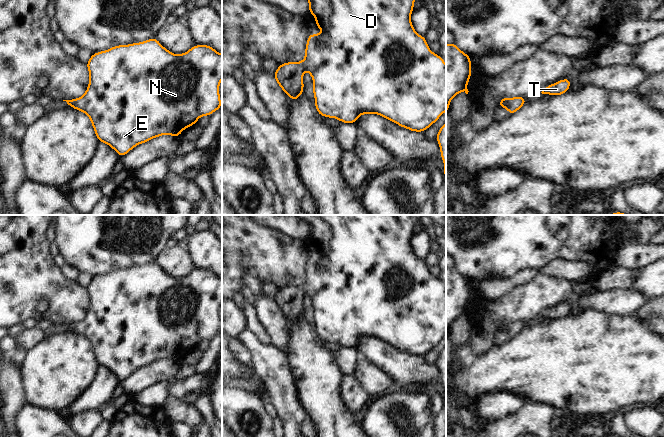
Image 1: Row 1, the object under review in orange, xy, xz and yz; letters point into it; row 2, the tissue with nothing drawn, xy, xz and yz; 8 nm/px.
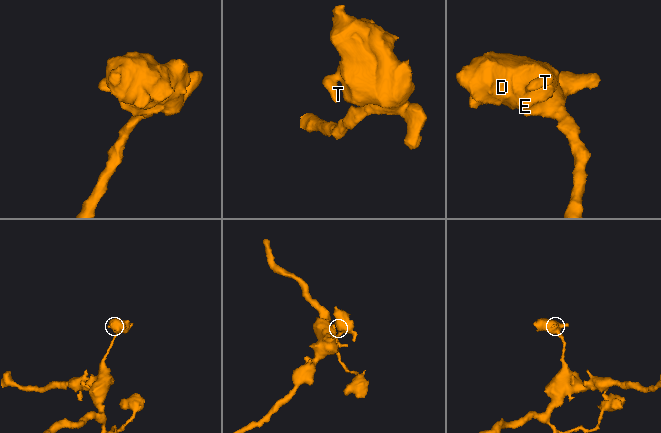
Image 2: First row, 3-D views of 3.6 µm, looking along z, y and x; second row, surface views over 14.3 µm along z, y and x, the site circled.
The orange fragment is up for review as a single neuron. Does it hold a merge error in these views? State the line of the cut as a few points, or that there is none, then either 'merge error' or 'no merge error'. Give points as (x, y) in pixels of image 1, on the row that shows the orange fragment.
no cut | no merge error

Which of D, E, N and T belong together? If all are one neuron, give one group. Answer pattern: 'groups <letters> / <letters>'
groups D E N T

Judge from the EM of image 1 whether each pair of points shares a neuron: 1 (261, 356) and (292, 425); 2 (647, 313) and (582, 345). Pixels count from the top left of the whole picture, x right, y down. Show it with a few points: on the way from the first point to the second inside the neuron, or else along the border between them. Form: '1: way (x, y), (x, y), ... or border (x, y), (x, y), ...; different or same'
1: way (275, 373), (288, 408); same
2: border (634, 314), (648, 325); different

